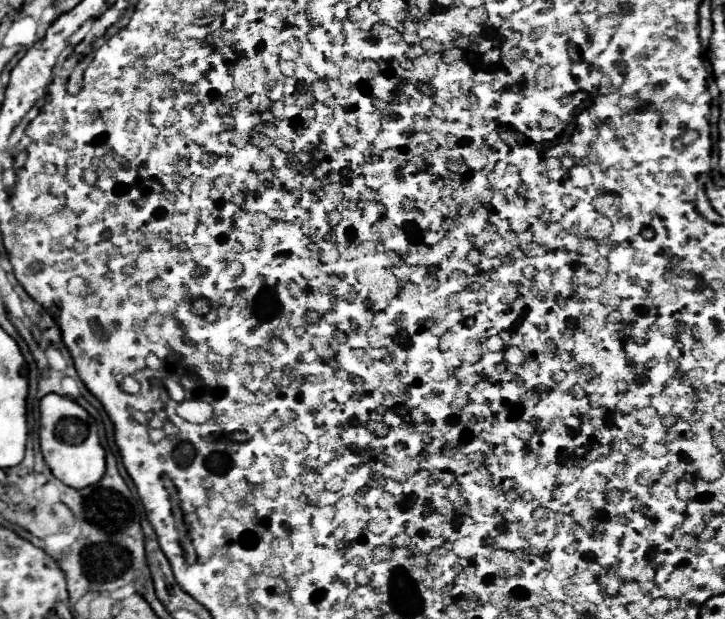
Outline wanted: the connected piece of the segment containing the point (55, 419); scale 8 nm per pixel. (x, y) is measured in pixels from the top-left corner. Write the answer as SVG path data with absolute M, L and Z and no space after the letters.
M50 393L40 399L40 447L52 475L72 489L84 489L102 479L106 461L94 419L72 399Z

